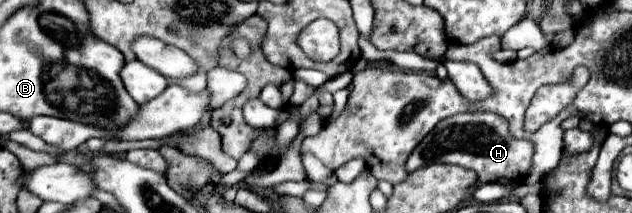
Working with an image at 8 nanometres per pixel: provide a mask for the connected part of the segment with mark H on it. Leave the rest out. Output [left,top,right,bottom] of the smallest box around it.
[406,113,532,181]

